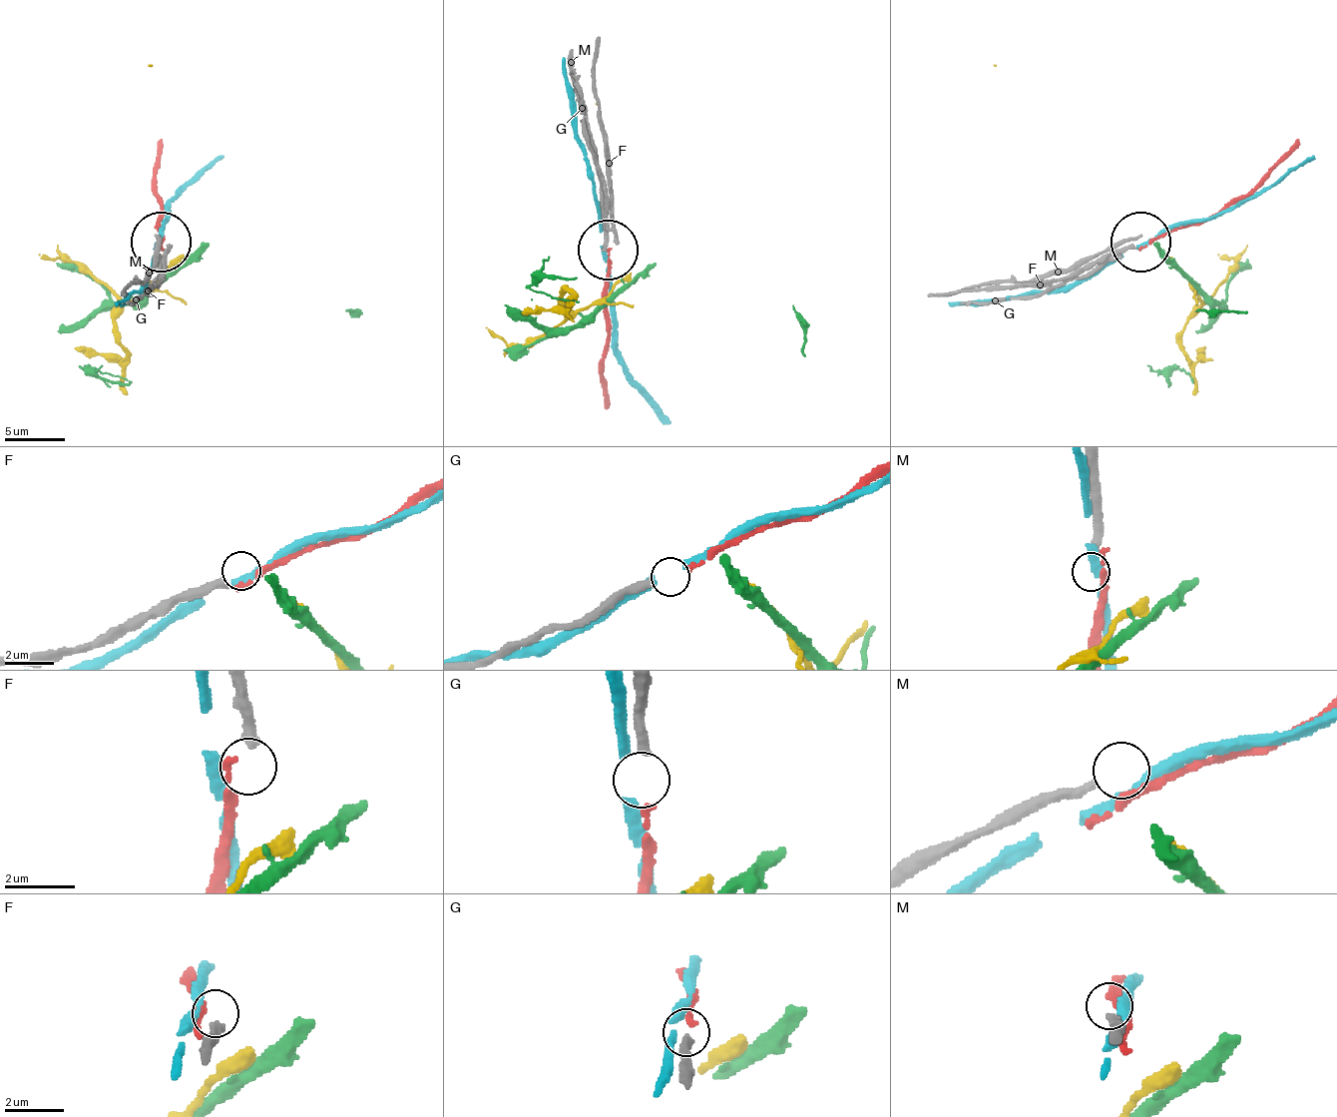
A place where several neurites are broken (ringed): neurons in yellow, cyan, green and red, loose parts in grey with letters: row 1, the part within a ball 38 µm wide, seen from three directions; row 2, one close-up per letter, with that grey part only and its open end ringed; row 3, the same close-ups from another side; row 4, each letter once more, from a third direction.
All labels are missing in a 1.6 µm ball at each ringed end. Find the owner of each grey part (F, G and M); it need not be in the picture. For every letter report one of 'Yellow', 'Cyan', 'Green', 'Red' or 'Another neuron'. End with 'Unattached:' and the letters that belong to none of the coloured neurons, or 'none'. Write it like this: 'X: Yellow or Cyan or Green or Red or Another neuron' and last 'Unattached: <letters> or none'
F: Another neuron
G: Red
M: Another neuron
Unattached: F, M

